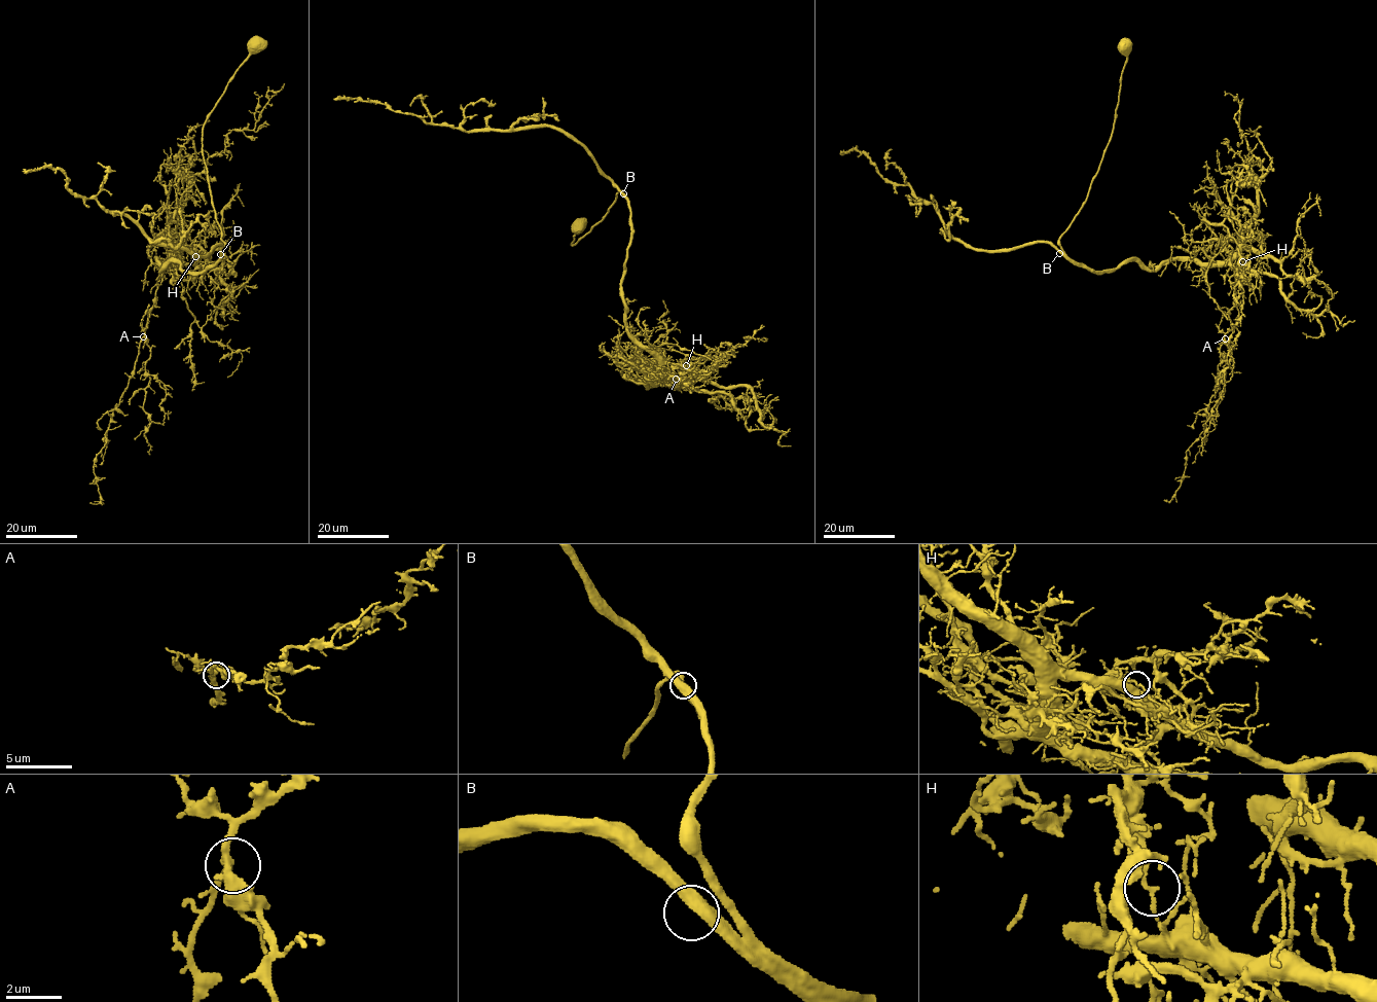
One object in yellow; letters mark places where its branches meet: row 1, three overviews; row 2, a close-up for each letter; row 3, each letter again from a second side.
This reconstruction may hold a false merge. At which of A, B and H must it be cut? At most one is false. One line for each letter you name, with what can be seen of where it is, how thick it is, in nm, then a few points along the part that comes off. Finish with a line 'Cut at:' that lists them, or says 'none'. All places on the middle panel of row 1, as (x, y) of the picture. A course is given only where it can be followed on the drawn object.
H: at (686, 365); 120 nm thick; foreign part runs (686, 365), (641, 359), (677, 387), (675, 377), (685, 382), (680, 372), (690, 371), (699, 360), (688, 358)
Cut at: H

